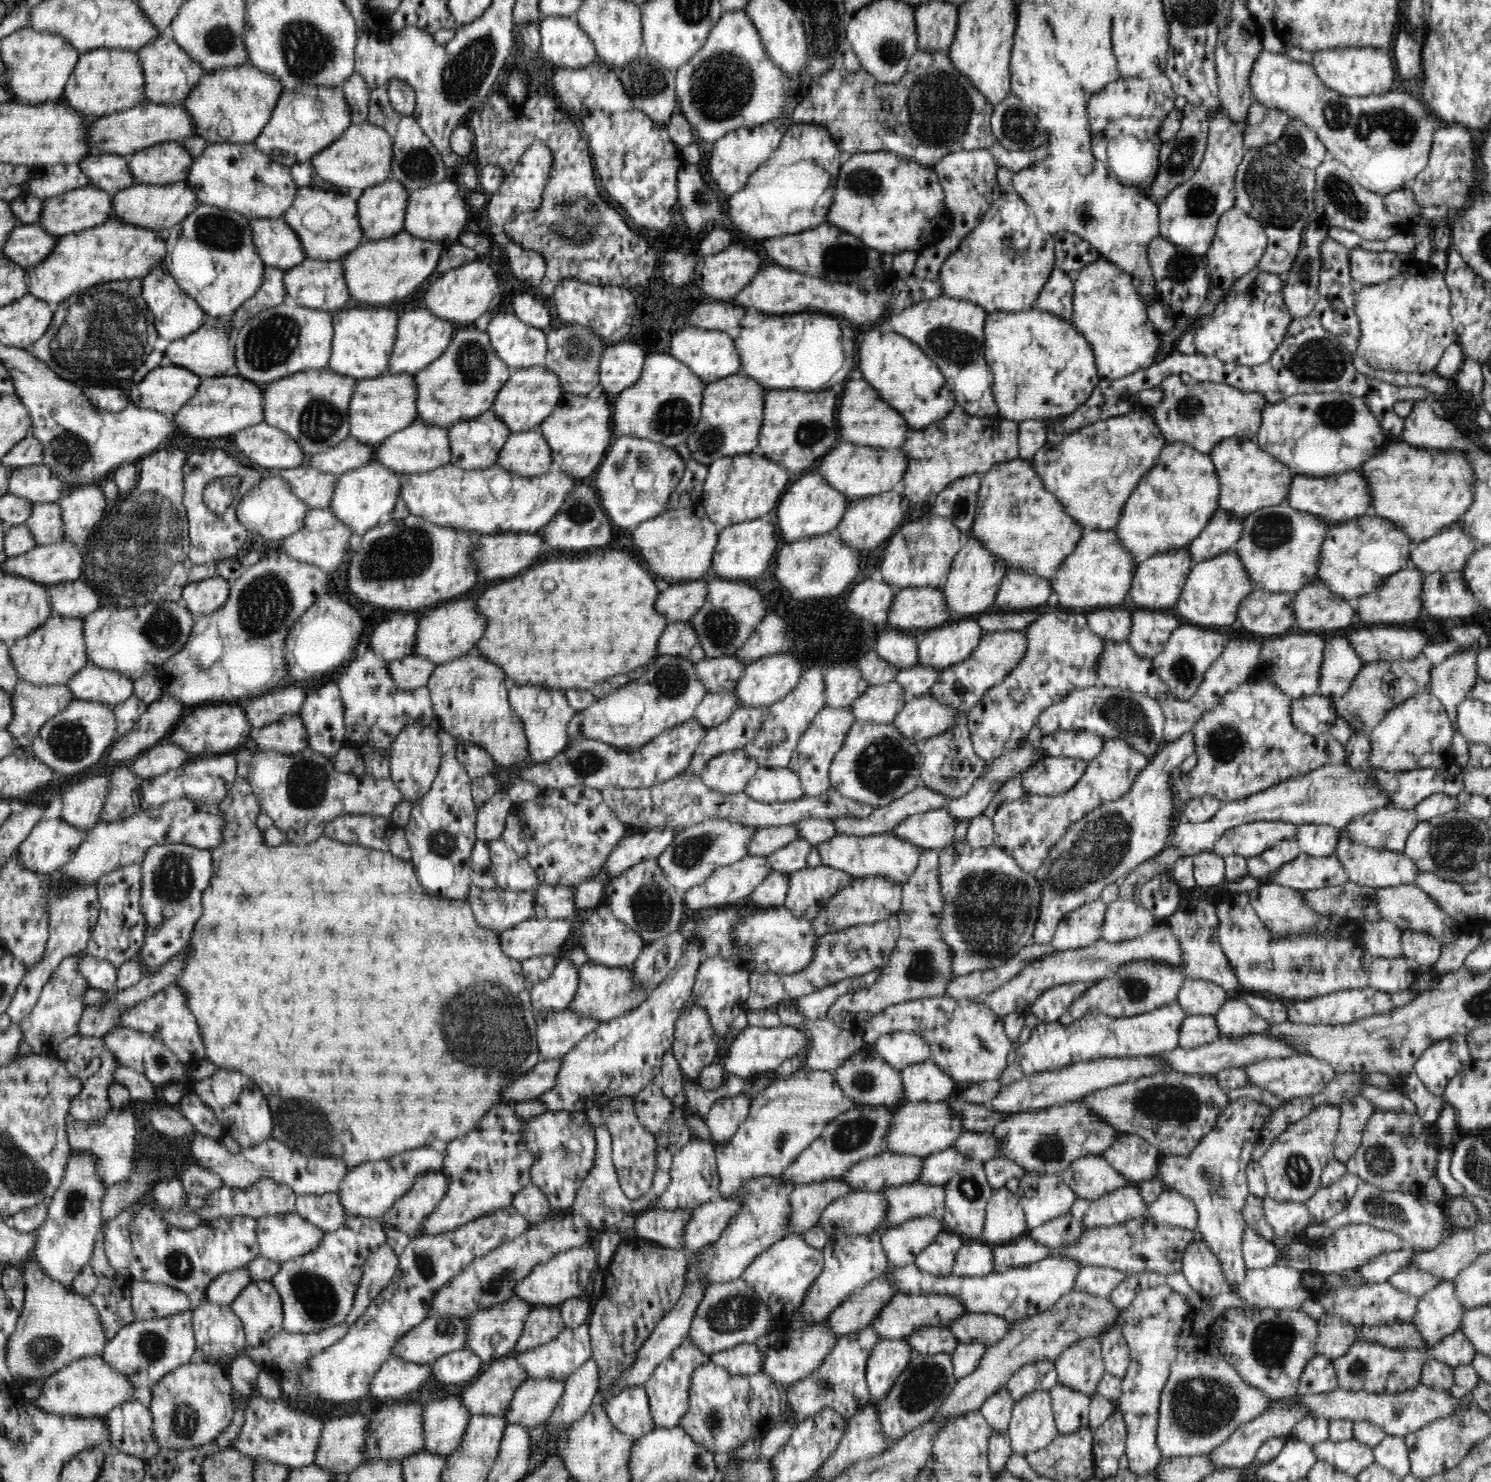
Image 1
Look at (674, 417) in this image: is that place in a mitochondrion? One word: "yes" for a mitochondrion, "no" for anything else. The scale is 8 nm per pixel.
yes

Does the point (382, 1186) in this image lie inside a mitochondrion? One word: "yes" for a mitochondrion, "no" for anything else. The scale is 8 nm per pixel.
no

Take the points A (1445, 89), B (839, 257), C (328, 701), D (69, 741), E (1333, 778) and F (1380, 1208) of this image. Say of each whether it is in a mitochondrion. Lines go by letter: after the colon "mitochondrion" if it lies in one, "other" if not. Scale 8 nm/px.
A: other
B: mitochondrion
C: other
D: mitochondrion
E: mitochondrion
F: mitochondrion

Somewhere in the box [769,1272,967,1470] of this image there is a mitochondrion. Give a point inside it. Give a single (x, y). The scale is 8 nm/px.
(925, 1383)

